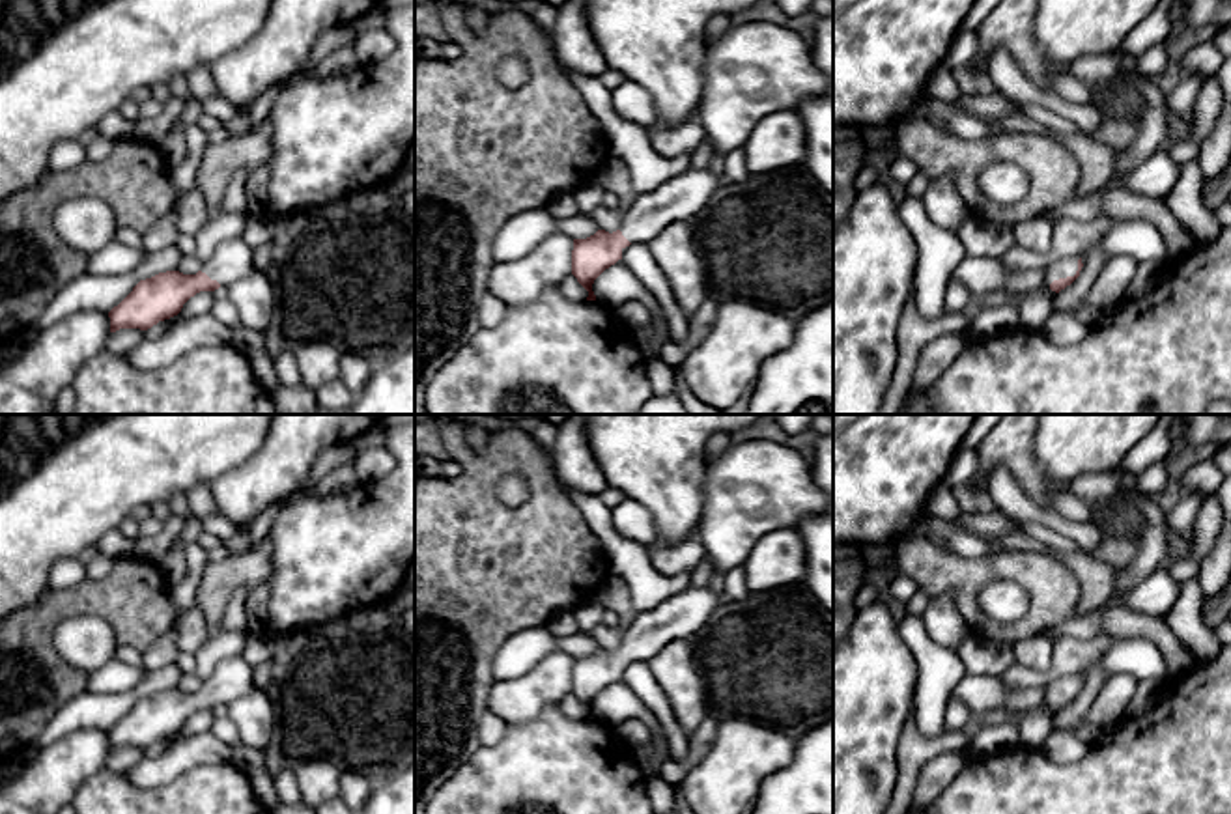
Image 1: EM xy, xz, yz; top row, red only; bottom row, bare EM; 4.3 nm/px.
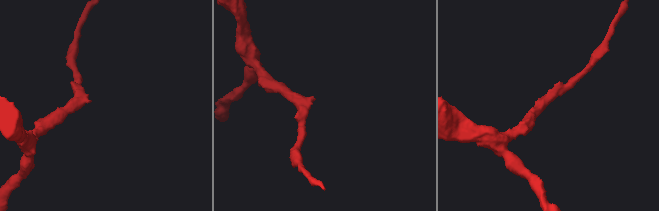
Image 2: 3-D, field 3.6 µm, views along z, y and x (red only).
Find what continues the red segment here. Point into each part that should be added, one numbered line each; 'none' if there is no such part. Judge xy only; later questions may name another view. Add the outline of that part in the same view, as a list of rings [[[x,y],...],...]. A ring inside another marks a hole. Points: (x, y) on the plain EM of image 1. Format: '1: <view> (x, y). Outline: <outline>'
1: xy (232, 678). Outline: [[[243,655],[226,657],[202,680],[200,689],[226,708],[235,698],[258,691],[254,667],[248,665]]]

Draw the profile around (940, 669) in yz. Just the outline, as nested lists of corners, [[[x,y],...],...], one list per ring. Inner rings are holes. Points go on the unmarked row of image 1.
[[[904,612],[898,631],[917,665],[915,724],[927,737],[940,736],[947,730],[945,706],[966,676],[964,663],[956,650],[928,637],[923,616]]]

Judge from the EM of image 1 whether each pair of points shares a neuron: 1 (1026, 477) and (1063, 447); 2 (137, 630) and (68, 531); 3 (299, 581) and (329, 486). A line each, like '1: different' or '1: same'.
1: different
2: different
3: different

